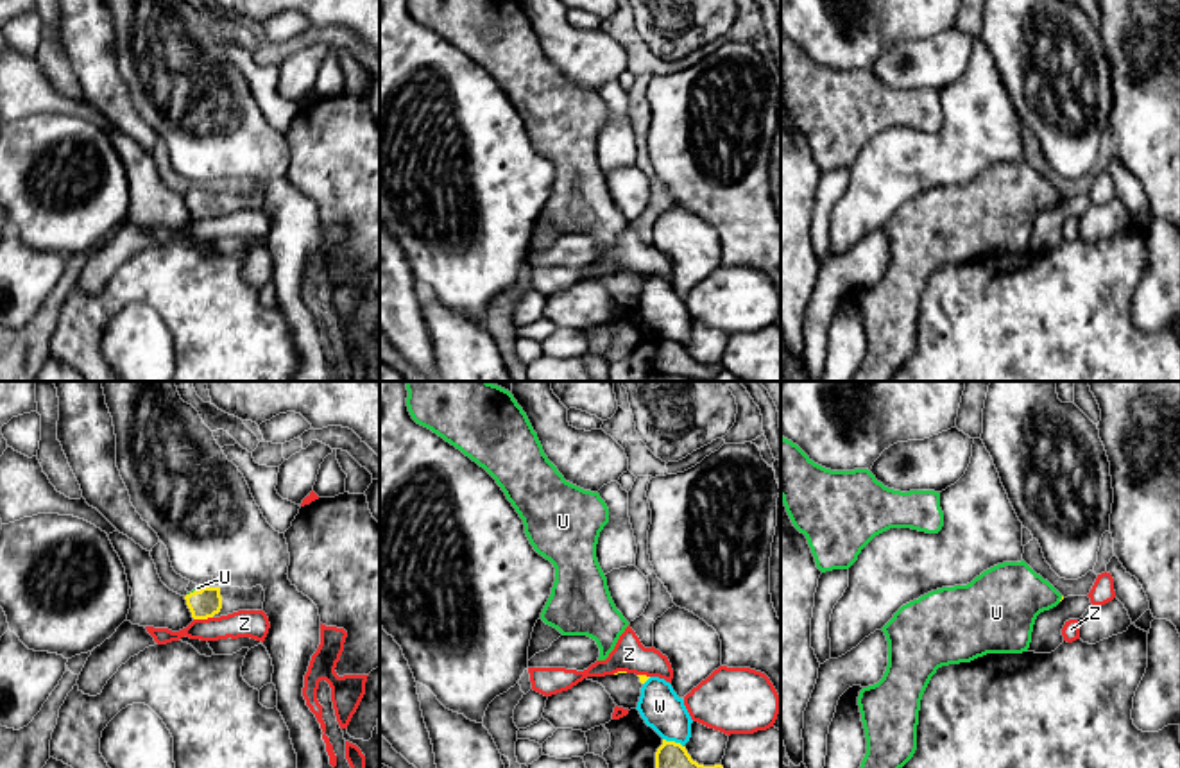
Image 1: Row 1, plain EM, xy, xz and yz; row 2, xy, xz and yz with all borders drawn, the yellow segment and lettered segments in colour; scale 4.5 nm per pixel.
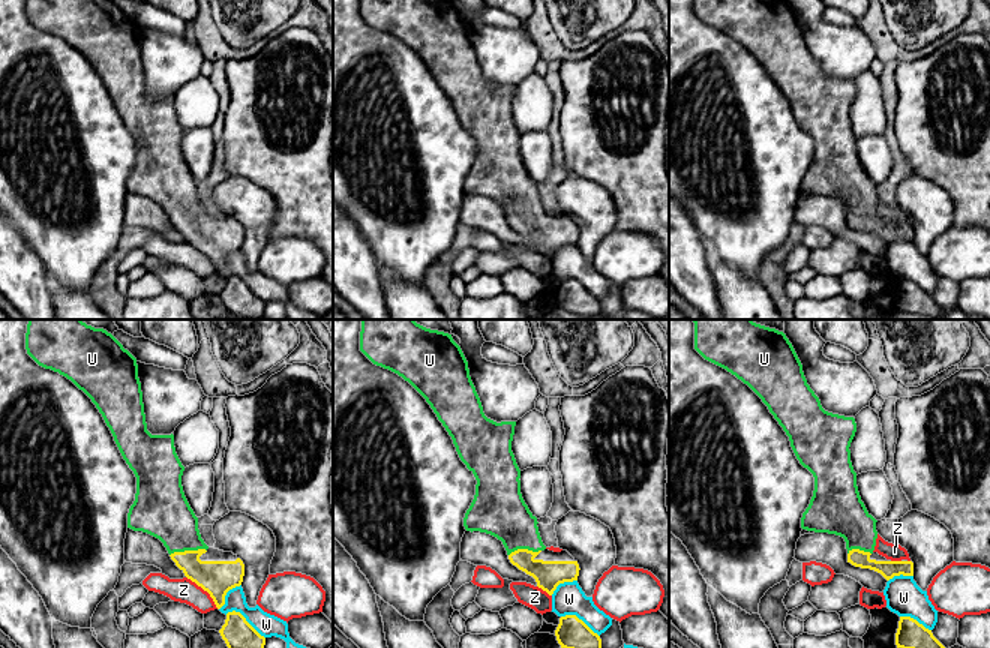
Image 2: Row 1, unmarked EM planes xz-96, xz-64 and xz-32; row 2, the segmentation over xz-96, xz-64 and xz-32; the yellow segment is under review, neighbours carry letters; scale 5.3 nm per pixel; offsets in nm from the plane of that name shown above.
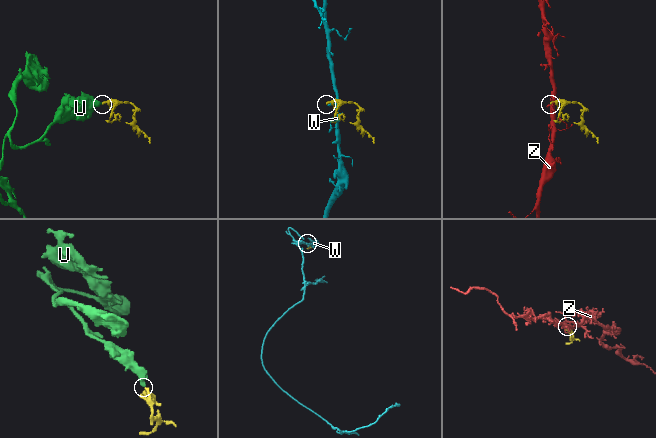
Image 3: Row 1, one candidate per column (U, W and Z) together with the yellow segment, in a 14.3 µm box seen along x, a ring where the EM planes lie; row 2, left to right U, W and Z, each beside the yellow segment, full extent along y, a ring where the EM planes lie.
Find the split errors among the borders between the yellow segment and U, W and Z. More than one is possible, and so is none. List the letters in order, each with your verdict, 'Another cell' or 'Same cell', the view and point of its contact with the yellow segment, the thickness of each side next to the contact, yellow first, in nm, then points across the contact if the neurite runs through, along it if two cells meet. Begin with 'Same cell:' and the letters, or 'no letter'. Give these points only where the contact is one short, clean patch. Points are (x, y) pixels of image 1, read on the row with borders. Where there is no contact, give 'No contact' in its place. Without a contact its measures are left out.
Same cell: U
U: Same cell. Touches yellow at xy (196, 591). Thickness 130 nm (yellow) against 20 nm. Path across: xy (203, 604), (196, 591), (197, 588)
W: Another cell. Touches yellow at xz (674, 742). Thickness 120 nm (yellow) against 190 nm
Z: Another cell. Touches yellow at xy (203, 618). Thickness 130 nm (yellow) against 130 nm. Boundary: xy (212, 616), (194, 620)

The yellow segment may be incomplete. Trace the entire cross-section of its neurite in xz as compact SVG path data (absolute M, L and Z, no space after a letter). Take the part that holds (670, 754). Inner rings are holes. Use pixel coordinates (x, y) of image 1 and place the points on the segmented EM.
M663 739L655 752L655 768L723 768L722 764L704 766L691 759L686 747Z

